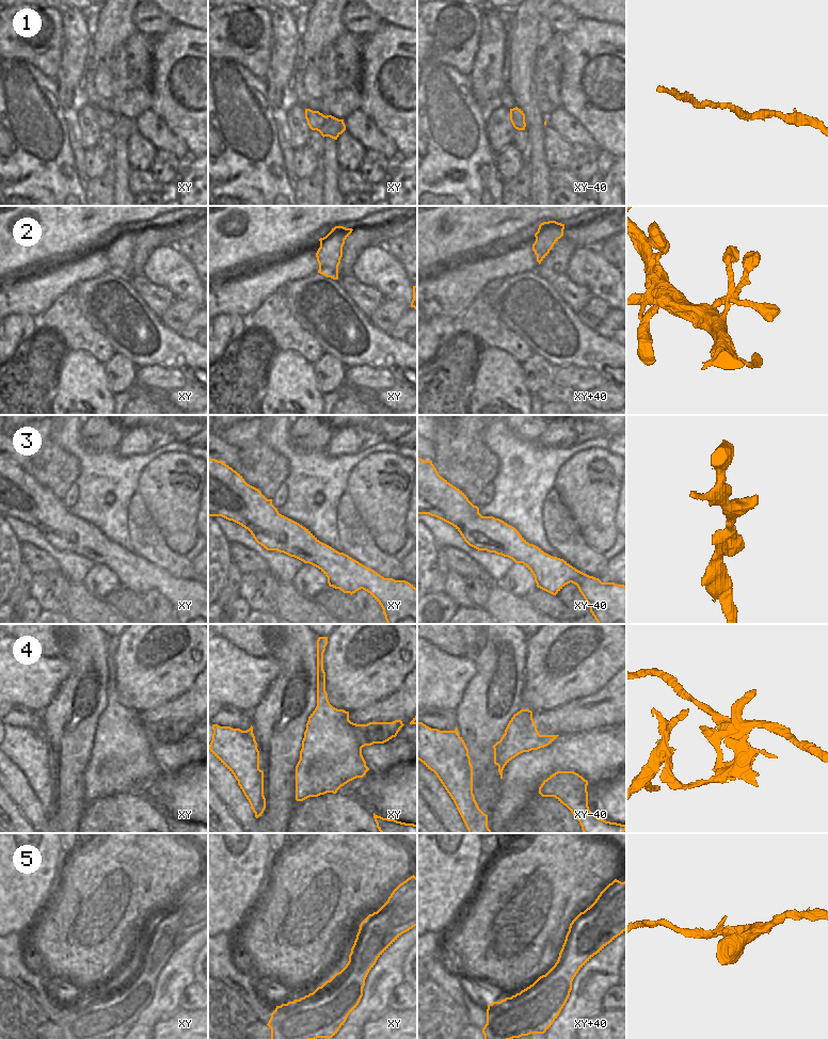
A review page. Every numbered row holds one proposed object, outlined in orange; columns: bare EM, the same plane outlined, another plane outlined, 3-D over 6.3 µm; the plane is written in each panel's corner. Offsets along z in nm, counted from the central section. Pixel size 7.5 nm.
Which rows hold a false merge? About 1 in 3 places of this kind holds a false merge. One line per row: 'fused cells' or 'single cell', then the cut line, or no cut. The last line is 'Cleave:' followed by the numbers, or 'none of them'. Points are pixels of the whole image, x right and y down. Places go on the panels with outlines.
1: single cell | no cut
2: single cell | no cut
3: single cell | no cut
4: fused cells | xy (352, 723), (359, 744), (362, 747)
5: single cell | no cut
Cleave: 4

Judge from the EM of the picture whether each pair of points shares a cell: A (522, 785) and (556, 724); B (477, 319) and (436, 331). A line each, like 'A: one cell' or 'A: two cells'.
A: two cells
B: two cells

